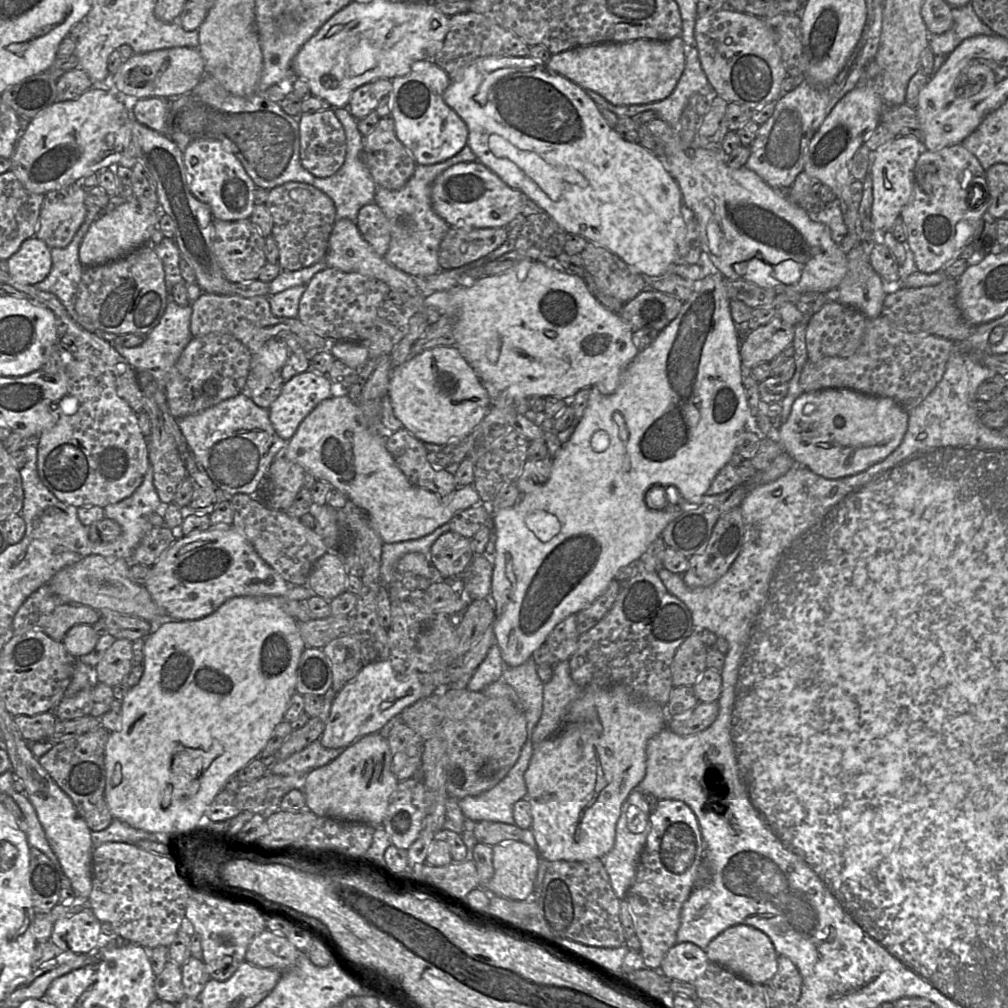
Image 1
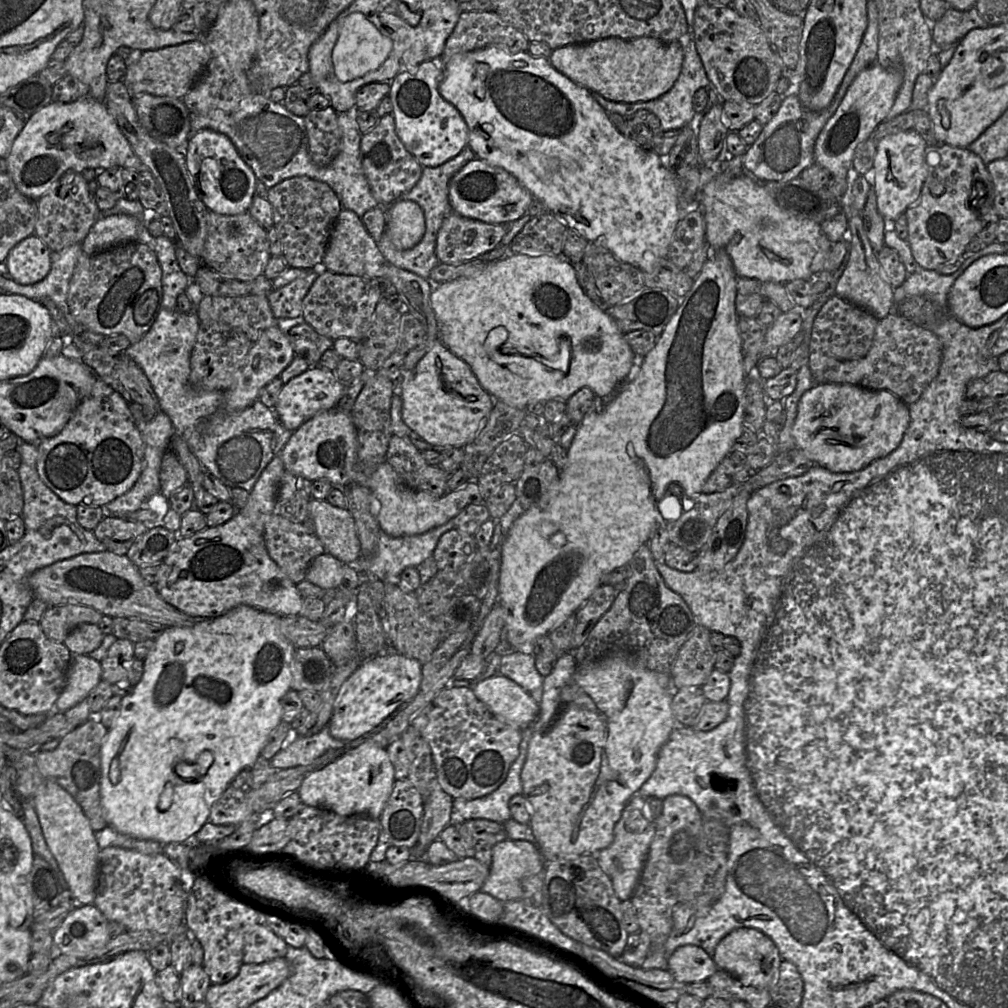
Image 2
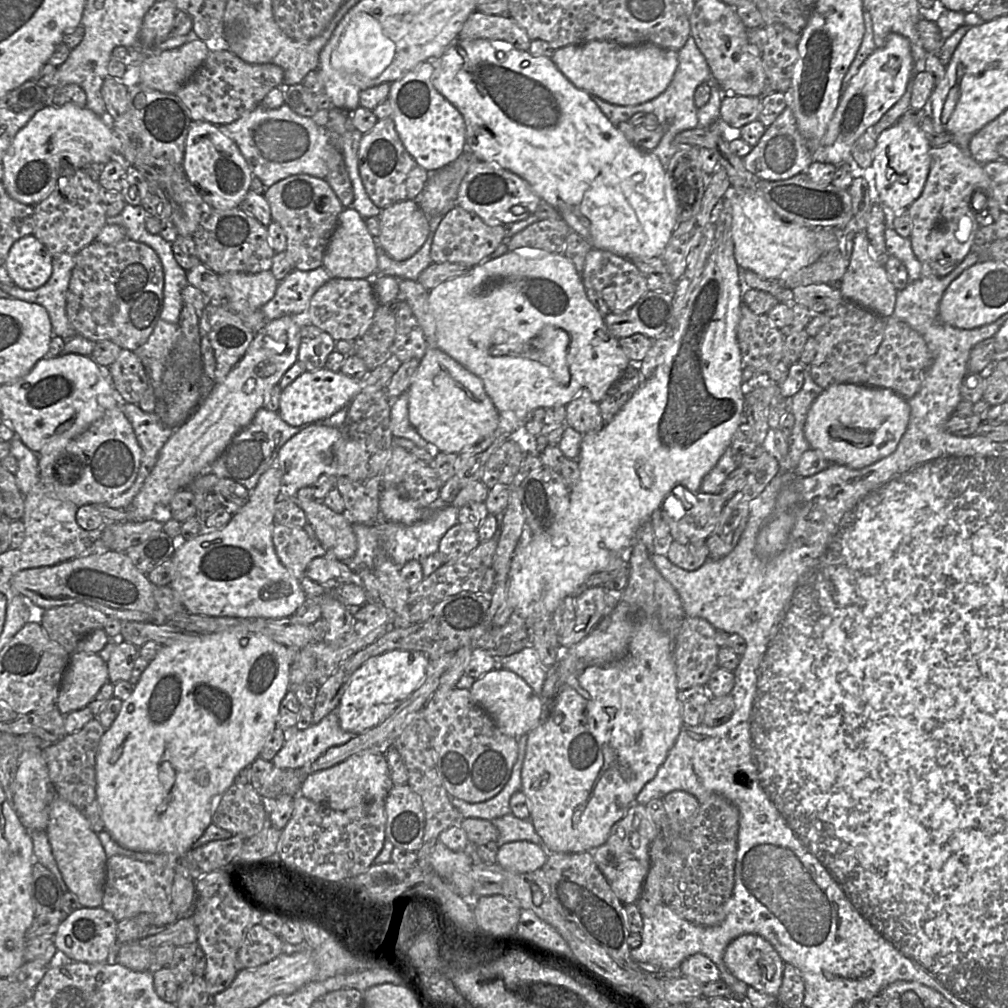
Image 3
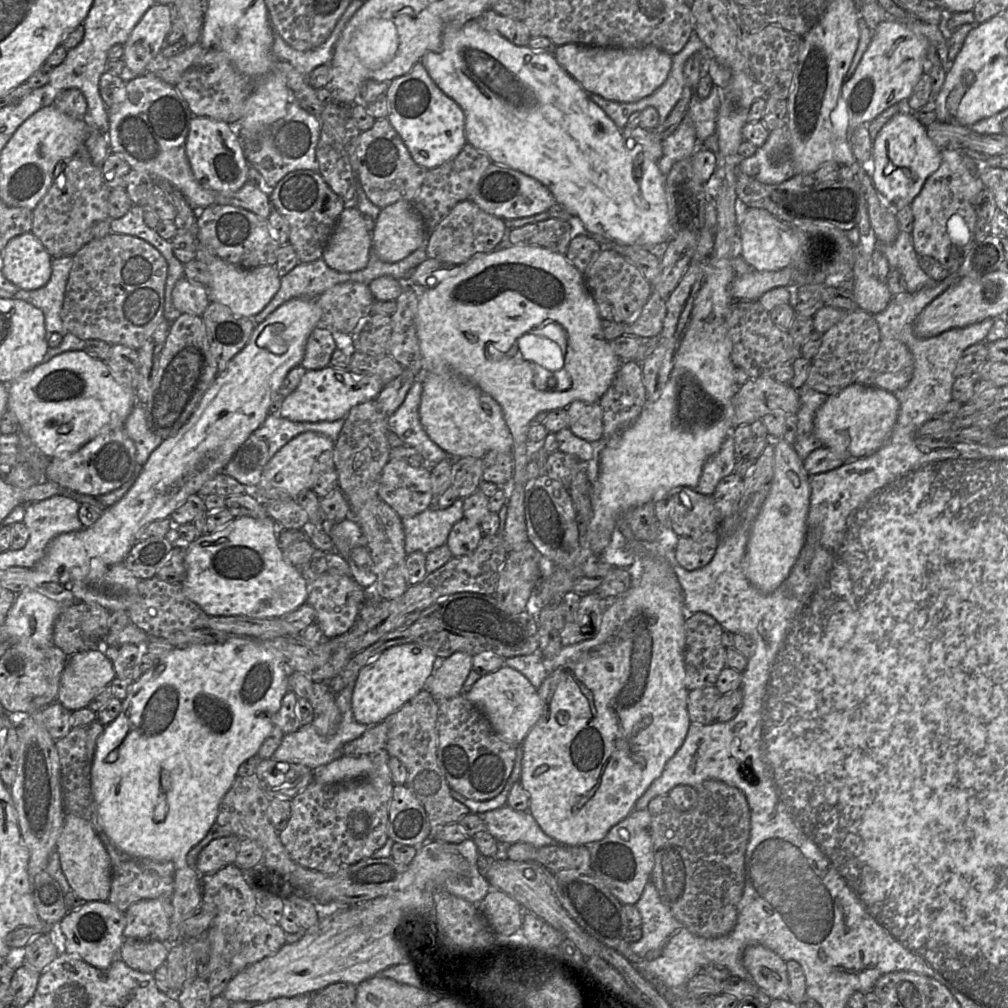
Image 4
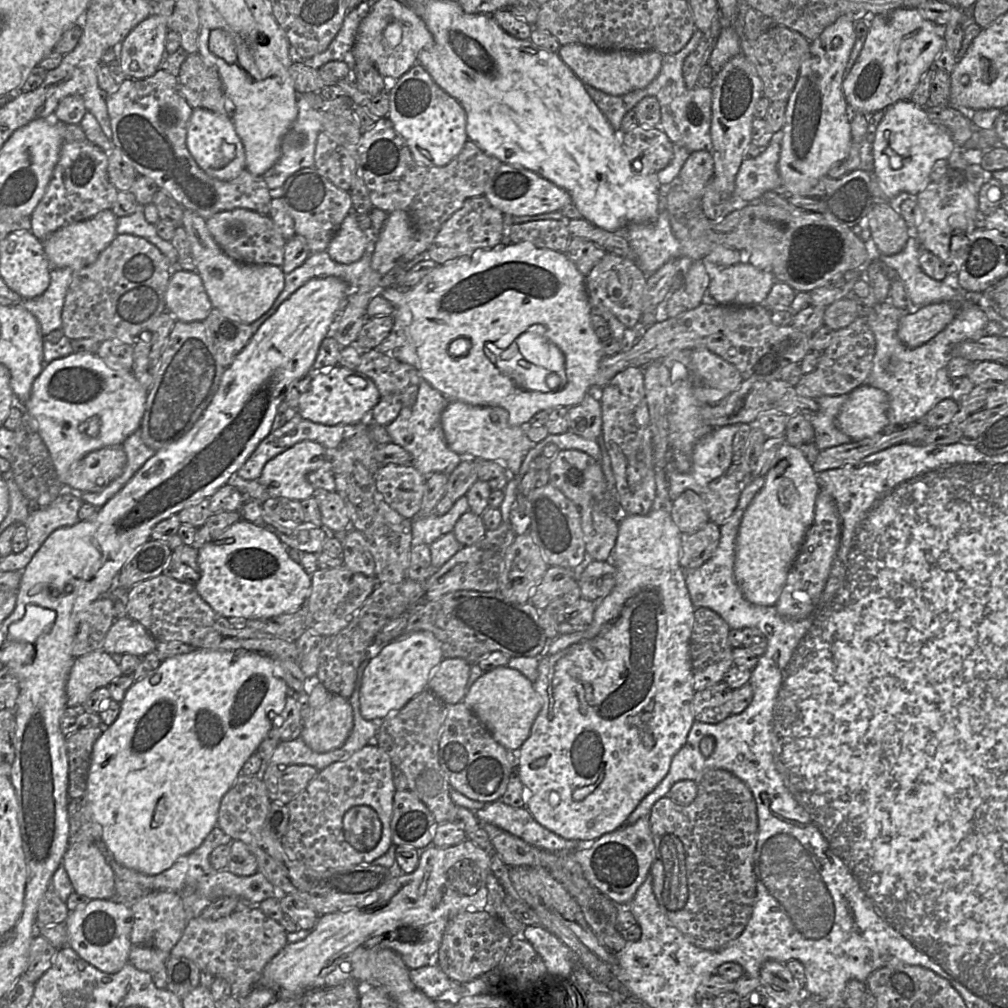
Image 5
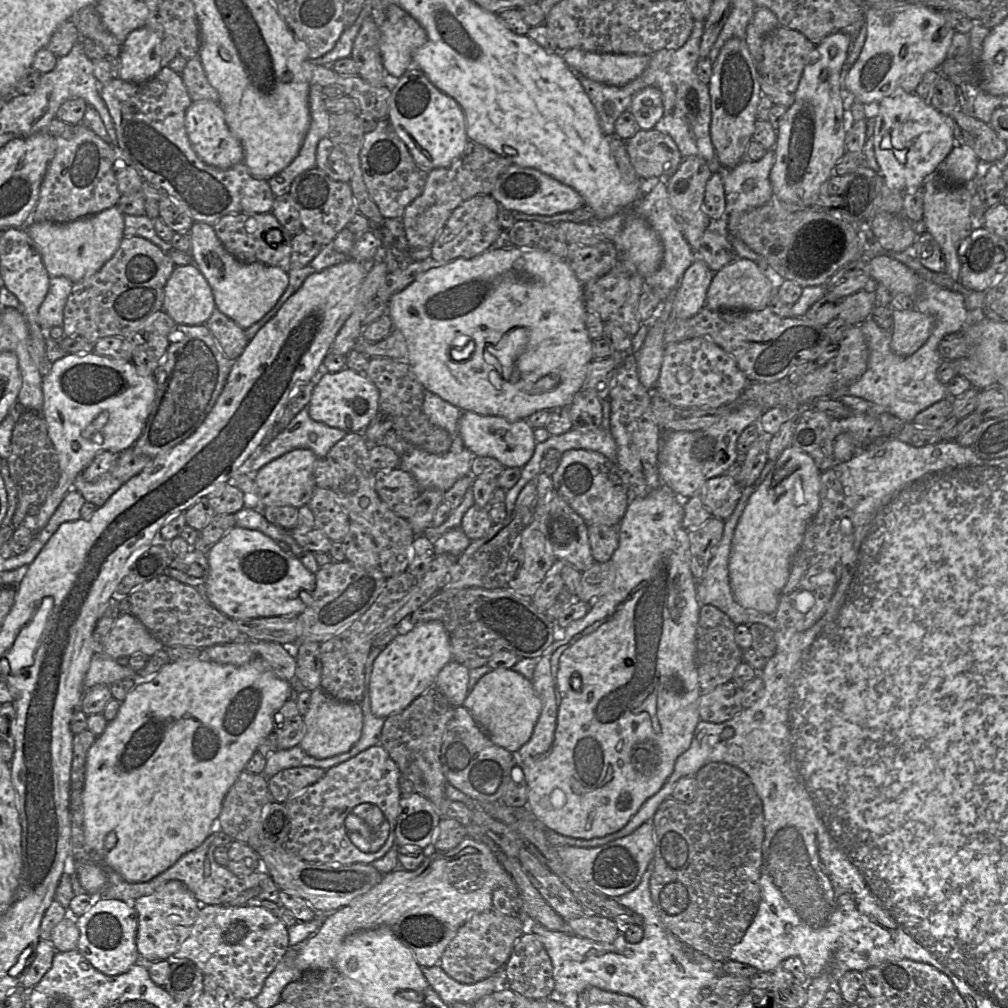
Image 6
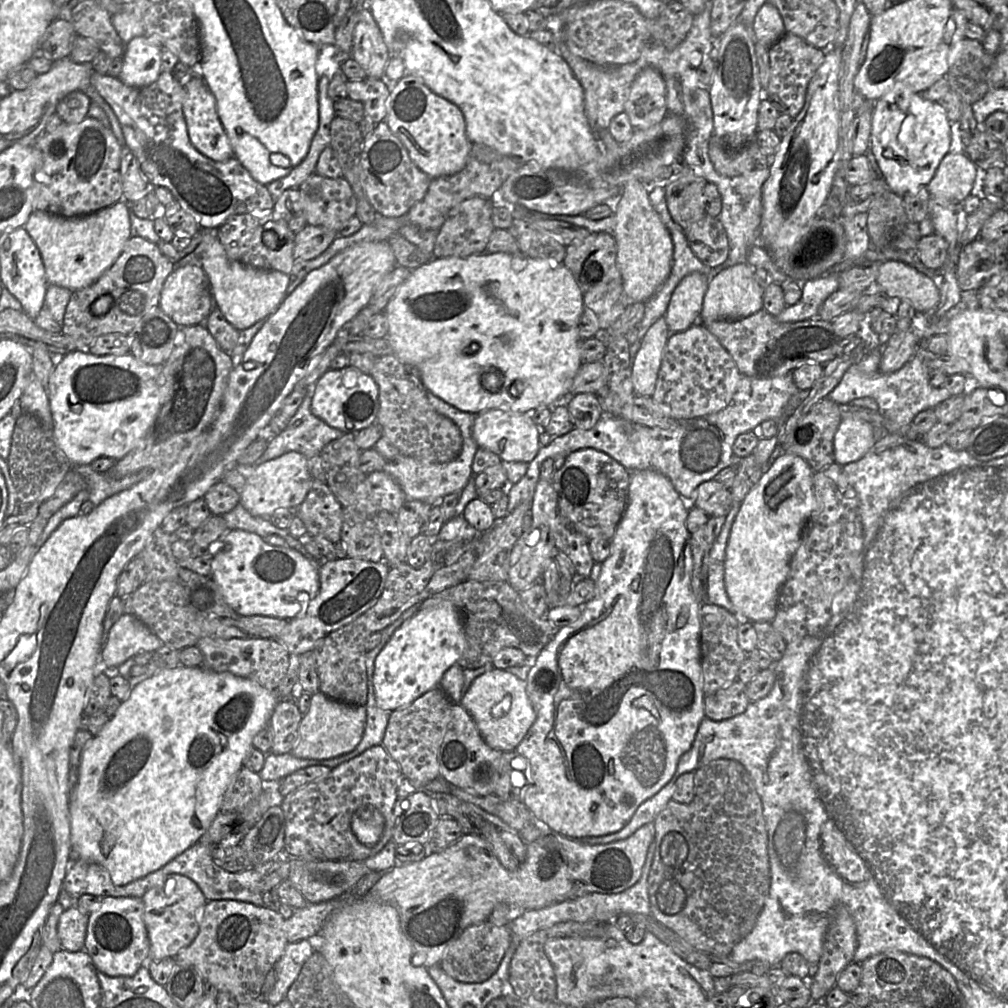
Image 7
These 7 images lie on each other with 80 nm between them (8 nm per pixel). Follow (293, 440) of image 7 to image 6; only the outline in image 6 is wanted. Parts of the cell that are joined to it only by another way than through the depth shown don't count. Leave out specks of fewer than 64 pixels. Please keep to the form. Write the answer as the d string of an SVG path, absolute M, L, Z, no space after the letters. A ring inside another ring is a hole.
M306 406L268 445L257 452L251 460L253 475L264 465L294 449L309 449L317 458L325 458L346 434L341 429L313 420Z

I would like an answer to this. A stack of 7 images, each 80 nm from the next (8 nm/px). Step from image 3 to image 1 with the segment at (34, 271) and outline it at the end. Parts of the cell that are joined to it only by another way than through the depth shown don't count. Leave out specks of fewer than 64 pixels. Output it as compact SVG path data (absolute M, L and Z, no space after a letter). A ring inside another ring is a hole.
M32 236L6 260L6 270L17 282L34 285L49 274L52 267L51 251L47 244Z

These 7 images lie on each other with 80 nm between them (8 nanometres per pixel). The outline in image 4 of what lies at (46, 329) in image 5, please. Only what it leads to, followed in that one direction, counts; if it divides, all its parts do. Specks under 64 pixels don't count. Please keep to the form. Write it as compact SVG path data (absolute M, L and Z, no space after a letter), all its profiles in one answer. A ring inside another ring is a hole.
M73 256L53 258L51 276L45 286L36 290L18 289L12 294L14 299L23 300L43 312L47 335L60 333L64 336L67 333L63 326L61 310L72 264Z

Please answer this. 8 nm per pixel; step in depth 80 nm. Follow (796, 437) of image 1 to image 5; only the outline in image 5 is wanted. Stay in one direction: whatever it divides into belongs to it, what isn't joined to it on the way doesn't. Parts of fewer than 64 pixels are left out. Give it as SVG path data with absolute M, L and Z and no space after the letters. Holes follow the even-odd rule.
M862 384L847 394L847 398L835 418L836 426L851 441L872 437L890 427L888 408L889 397L883 390Z

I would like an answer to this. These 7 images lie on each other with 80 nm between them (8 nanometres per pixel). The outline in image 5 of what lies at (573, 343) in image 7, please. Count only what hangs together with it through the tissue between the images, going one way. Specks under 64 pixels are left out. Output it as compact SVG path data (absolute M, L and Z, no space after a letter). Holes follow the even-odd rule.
M500 243L492 249L477 250L471 256L460 257L438 266L412 288L390 286L382 289L379 294L390 301L396 308L407 303L412 314L409 332L419 358L418 371L422 380L428 382L450 402L463 402L476 407L501 407L507 411L510 425L527 427L529 420L537 412L557 407L570 408L576 406L581 403L584 396L594 387L594 378L599 363L604 356L601 340L596 336L592 326L593 309L585 287L585 277L564 253L547 248L538 248L531 243L510 244L506 246ZM525 332L544 335L551 343L556 345L564 355L563 369L562 367L559 367L559 369L550 366L543 367L525 361L524 354L521 352L517 342L518 338ZM457 339L468 340L469 347L463 356L453 356L449 352L451 343Z

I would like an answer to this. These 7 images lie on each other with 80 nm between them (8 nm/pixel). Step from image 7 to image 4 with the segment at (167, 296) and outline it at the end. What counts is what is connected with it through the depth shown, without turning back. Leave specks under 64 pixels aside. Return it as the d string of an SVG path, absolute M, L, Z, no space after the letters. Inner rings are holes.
M183 277L172 290L172 302L180 313L201 317L211 300L206 287Z

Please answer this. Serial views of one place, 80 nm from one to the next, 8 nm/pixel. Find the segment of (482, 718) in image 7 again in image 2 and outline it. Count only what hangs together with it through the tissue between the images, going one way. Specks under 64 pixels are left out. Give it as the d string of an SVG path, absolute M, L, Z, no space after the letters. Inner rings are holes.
M501 674L471 683L476 697L502 722L524 730L538 718L540 704L516 682Z

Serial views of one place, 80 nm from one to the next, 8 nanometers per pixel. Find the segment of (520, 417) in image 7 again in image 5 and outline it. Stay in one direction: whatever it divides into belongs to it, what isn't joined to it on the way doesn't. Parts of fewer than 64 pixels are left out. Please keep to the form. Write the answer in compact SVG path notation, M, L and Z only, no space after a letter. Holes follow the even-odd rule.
M457 401L449 402L447 407L444 409L444 411L441 414L441 425L442 425L442 428L444 431L444 435L445 435L445 439L446 439L448 447L453 452L462 456L462 459L463 458L474 458L474 459L499 461L501 463L503 463L503 465L506 467L507 471L509 471L513 475L516 475L519 472L522 462L523 462L524 458L526 457L528 451L532 447L532 444L537 444L537 443L532 443L531 440L527 437L526 427L512 426L509 424L508 413L505 409L503 409L501 407L476 407L476 406L471 406L471 405L463 403L463 402L457 402Z

